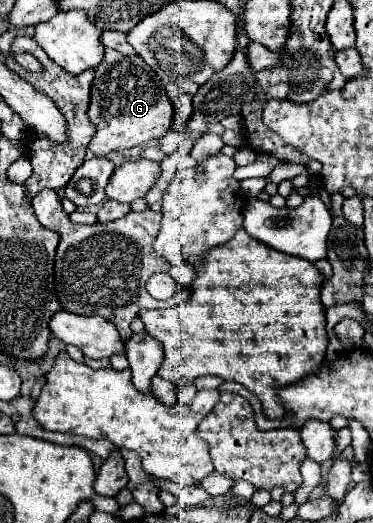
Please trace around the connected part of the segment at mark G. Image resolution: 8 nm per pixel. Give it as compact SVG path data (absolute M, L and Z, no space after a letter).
M106 50L106 56L96 68L96 76L90 88L88 118L96 126L96 134L90 140L88 150L94 156L106 156L114 150L122 152L148 140L162 138L172 126L174 108L166 96L162 82L138 54L120 54L118 50Z

